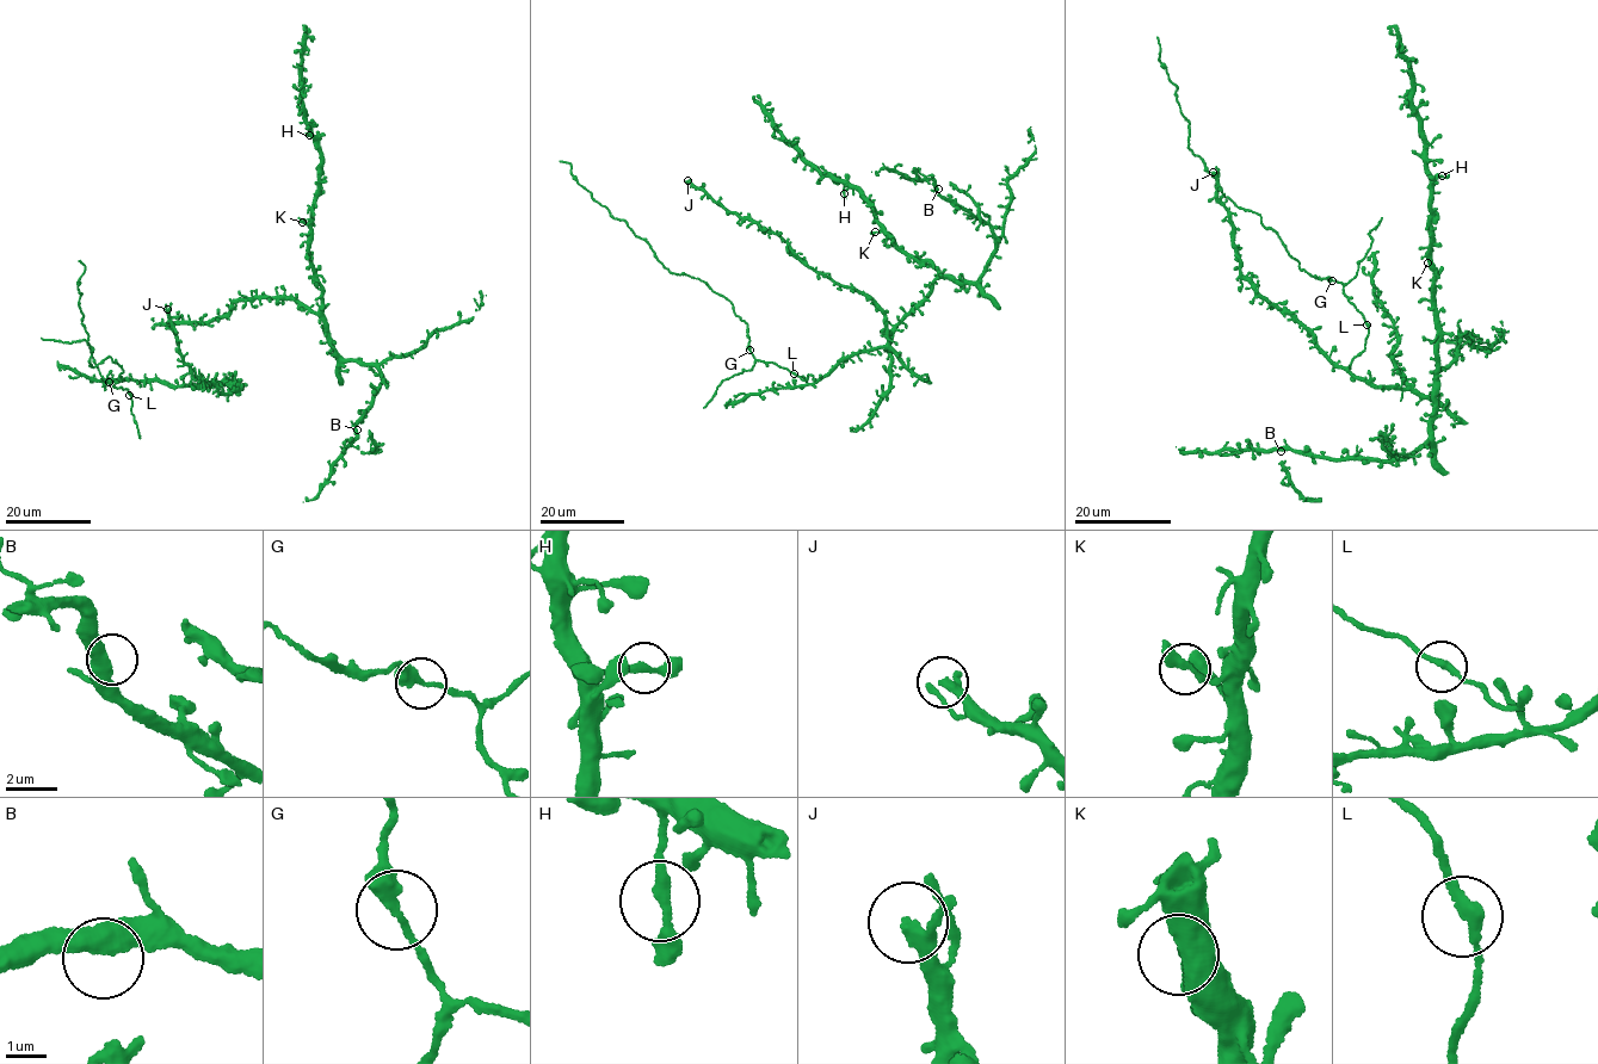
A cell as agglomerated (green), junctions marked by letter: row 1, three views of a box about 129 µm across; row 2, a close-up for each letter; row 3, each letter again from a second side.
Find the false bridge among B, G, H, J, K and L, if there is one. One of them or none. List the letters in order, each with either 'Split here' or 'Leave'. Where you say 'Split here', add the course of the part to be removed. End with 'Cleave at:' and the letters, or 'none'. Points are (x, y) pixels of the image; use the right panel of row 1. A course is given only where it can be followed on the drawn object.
B: Leave
G: Leave
H: Leave
J: Leave
K: Leave
L: Leave
Cleave at: none

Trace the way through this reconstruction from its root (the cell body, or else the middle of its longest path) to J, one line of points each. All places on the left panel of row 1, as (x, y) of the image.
J: (223, 372), (230, 384), (244, 389), (223, 393), (193, 376), (191, 366), (184, 360), (167, 309)

